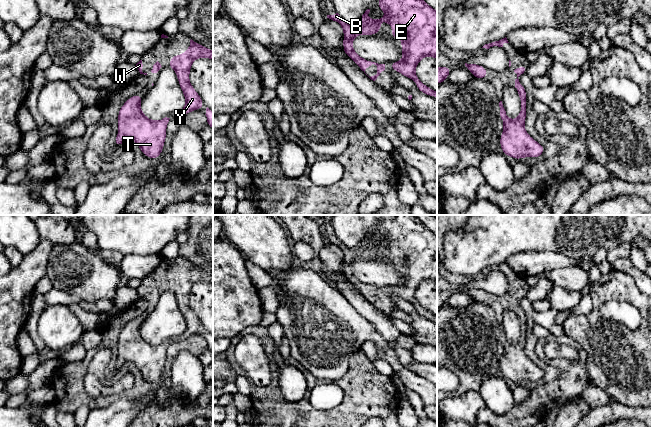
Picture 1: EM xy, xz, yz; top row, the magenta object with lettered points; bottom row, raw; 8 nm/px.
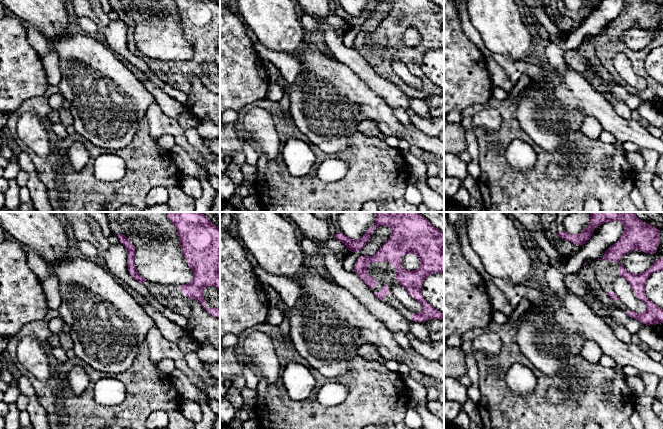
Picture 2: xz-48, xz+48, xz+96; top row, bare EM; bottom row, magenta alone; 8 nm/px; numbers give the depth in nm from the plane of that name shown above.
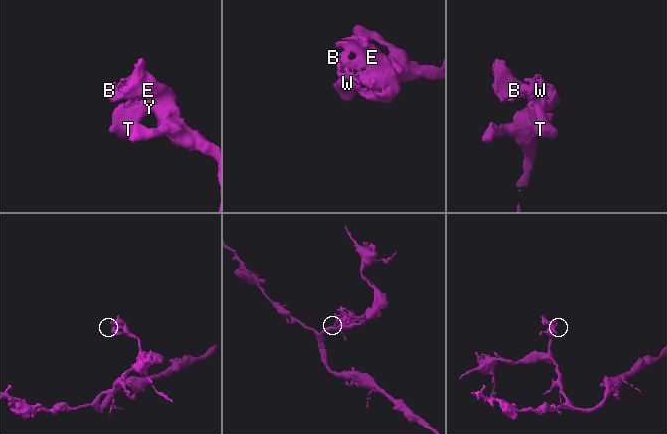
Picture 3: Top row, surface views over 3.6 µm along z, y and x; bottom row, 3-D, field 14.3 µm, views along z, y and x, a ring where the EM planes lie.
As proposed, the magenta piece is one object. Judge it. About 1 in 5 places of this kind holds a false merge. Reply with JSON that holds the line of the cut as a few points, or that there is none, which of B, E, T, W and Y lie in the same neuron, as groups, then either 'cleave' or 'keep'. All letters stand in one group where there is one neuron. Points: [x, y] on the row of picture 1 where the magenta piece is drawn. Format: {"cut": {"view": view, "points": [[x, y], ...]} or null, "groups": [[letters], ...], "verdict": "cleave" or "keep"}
{"cut": null, "groups": [["B", "E", "T", "W", "Y"]], "verdict": "keep"}

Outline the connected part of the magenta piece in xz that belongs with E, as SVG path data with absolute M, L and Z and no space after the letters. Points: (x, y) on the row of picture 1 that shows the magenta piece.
M379 0L378 8L387 12L385 17L380 16L370 20L367 9L358 24L350 24L338 13L327 15L327 18L338 22L343 30L343 51L365 73L372 64L377 66L377 74L369 77L375 81L385 64L378 64L360 57L353 49L352 41L358 35L375 35L383 29L380 21L392 25L391 37L402 41L404 58L398 62L391 62L390 68L412 79L417 89L422 93L437 98L437 91L423 84L415 73L418 62L426 56L437 60L437 11L424 0Z

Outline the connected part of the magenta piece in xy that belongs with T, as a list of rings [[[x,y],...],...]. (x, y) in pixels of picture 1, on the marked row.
[[[138,93],[129,98],[118,113],[118,136],[113,143],[116,146],[134,140],[144,155],[158,159],[166,139],[166,126],[170,118],[153,121],[141,110],[143,97]]]

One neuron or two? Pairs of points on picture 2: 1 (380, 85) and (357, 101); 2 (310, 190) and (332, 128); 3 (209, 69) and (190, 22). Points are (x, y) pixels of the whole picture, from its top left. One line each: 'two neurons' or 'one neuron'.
1: two neurons
2: two neurons
3: two neurons

